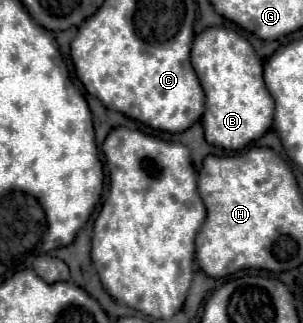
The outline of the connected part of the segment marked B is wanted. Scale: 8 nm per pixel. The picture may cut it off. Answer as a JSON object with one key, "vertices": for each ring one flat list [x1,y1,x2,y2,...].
{"vertices":[[209,27,209,29,201,31,193,41,191,65,205,91,205,113,203,113,201,123,203,123,205,139,211,145,219,145,229,151,239,151,239,149,247,147,251,141,261,139,269,131,269,127,273,123,275,105,273,105,271,93,267,91,267,87,263,83,263,61,257,57,255,49,243,35,239,35,235,29,227,29,227,27]]}

